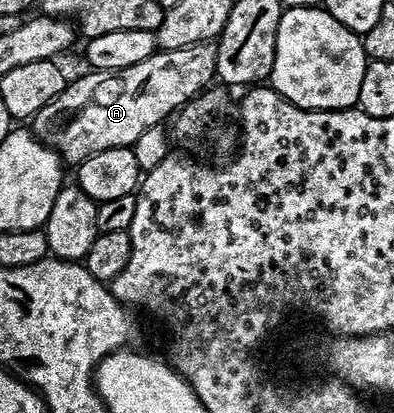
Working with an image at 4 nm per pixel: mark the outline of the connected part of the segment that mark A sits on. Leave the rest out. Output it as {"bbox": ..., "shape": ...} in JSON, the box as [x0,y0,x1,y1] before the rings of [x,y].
{"bbox":[30,42,217,166],"shape":[[[209,42],[182,46],[173,52],[158,50],[150,58],[138,62],[138,66],[126,66],[122,70],[85,71],[85,76],[78,77],[73,84],[72,81],[65,83],[64,92],[46,102],[42,110],[38,110],[38,114],[30,121],[30,130],[43,144],[56,151],[65,165],[78,166],[83,160],[102,150],[129,147],[141,136],[142,130],[150,130],[150,126],[155,124],[164,124],[173,113],[199,96],[217,79],[217,62],[216,44]]]}

